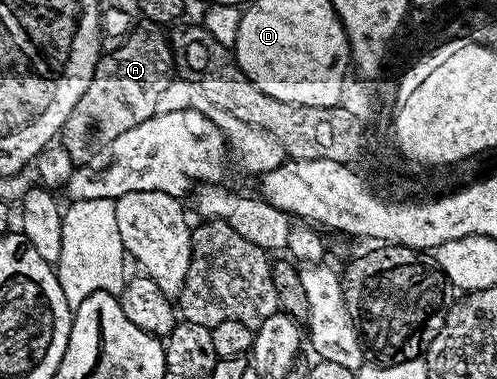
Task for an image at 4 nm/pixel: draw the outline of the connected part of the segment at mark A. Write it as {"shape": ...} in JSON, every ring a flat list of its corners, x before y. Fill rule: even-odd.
{"shape":[[142,20,131,36,99,59,92,82,88,82,88,90,80,94,80,102,72,106,72,114,68,114,64,122,60,142,75,165,97,161,97,156,101,152,103,155,120,134,152,118,160,93,175,76,167,33,151,20]]}

